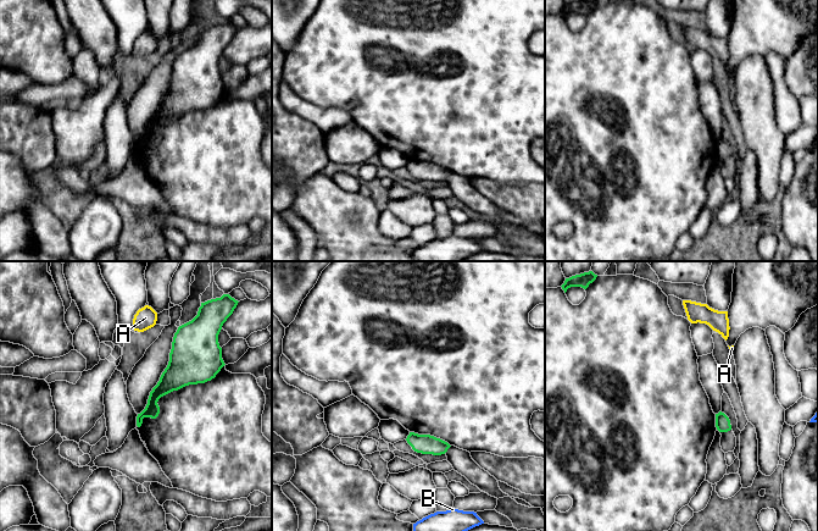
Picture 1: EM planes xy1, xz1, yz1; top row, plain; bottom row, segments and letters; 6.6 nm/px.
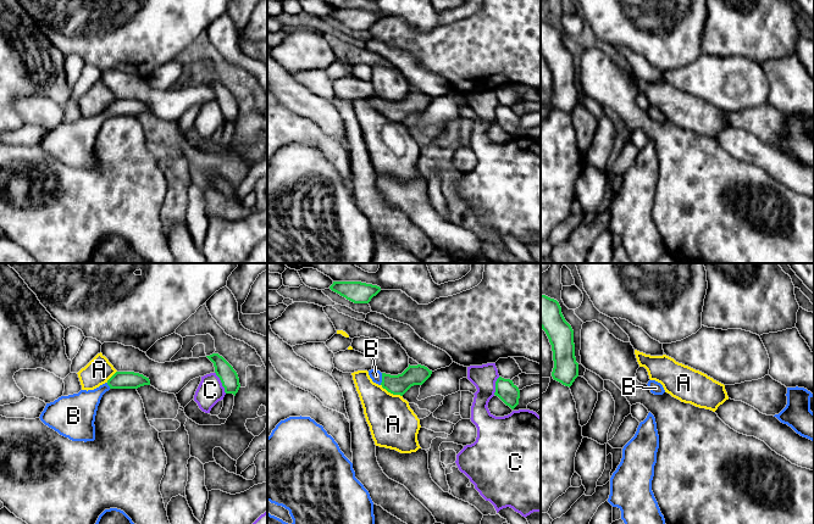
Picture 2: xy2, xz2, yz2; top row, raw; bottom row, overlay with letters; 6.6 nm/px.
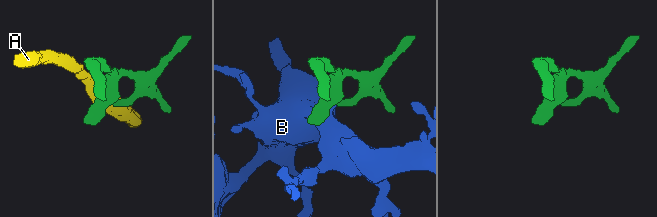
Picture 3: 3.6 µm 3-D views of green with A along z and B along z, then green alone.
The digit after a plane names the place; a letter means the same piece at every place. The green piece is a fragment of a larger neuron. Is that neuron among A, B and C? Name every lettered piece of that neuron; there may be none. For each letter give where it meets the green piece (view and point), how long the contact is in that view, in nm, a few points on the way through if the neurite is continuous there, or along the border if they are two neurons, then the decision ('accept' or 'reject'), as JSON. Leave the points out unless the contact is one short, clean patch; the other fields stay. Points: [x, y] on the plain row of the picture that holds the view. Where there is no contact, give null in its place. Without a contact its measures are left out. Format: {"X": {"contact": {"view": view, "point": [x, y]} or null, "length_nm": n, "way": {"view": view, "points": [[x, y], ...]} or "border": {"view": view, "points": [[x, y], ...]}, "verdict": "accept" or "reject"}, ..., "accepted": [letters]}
{"A": {"contact": {"view": "xz2", "point": [391, 120]}, "length_nm": 170, "border": {"view": "xz2", "points": [[381, 111], [388, 118], [402, 123]]}, "verdict": "reject"}, "B": {"contact": {"view": "xz2", "point": [382, 106]}, "length_nm": 80, "way": {"view": "xz2", "points": [[399, 111], [392, 111], [382, 106], [376, 102]]}, "verdict": "accept"}, "C": {"contact": {"view": "xy2", "point": [221, 109]}, "length_nm": 160, "verdict": "reject"}, "accepted": ["B"]}

